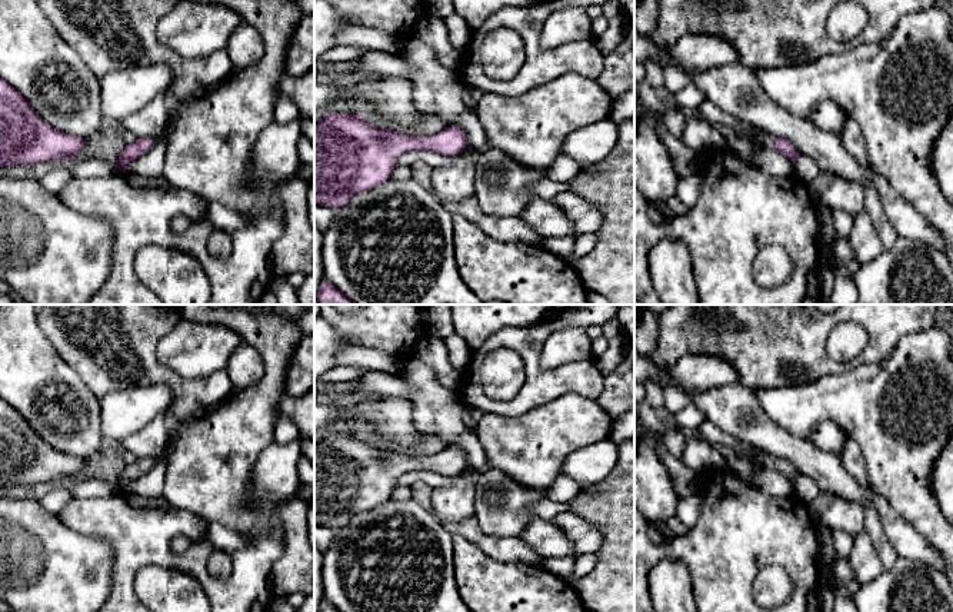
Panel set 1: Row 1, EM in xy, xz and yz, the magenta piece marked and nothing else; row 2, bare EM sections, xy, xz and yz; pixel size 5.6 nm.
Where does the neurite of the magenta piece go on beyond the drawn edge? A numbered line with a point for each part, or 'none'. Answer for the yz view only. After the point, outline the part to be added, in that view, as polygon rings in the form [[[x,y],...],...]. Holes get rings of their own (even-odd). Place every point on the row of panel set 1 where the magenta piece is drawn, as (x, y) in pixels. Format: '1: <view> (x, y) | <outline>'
1: yz (706, 110) | [[[704,100],[697,109],[696,113],[700,119],[710,122],[712,124],[717,124],[719,127],[732,132],[737,136],[744,136],[750,139],[753,143],[760,144],[767,149],[773,149],[774,137],[766,132],[759,134],[753,134],[747,123],[733,117],[732,114],[724,113],[716,104],[709,100]]]

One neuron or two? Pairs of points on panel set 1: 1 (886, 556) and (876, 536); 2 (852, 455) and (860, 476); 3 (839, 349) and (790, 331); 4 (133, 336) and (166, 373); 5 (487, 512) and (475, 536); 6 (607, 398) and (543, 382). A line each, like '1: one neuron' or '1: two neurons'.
1: one neuron
2: one neuron
3: two neurons
4: one neuron
5: two neurons
6: two neurons

